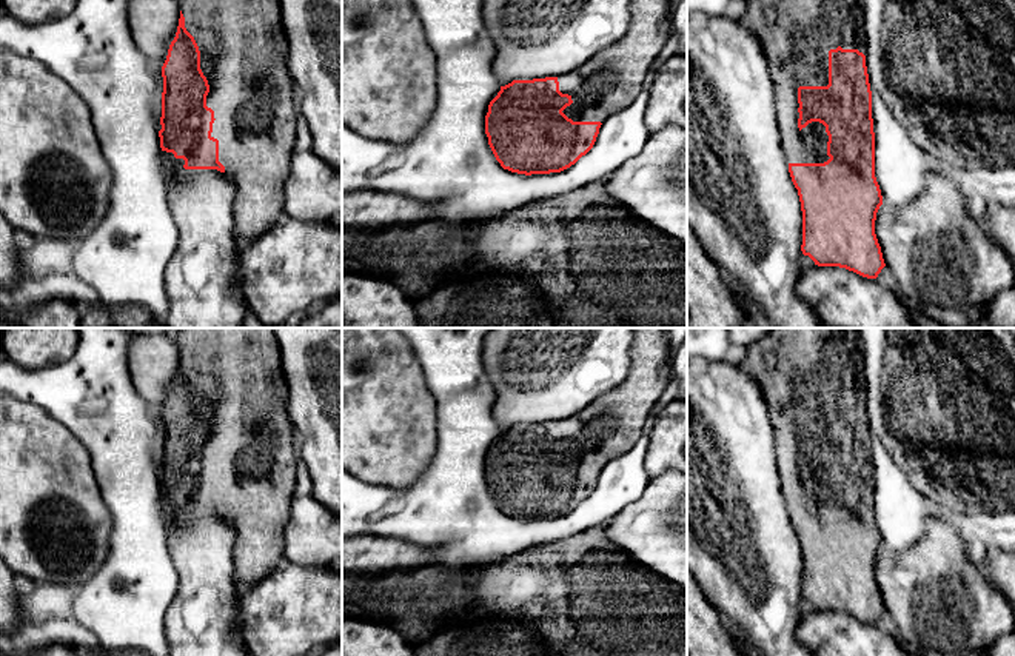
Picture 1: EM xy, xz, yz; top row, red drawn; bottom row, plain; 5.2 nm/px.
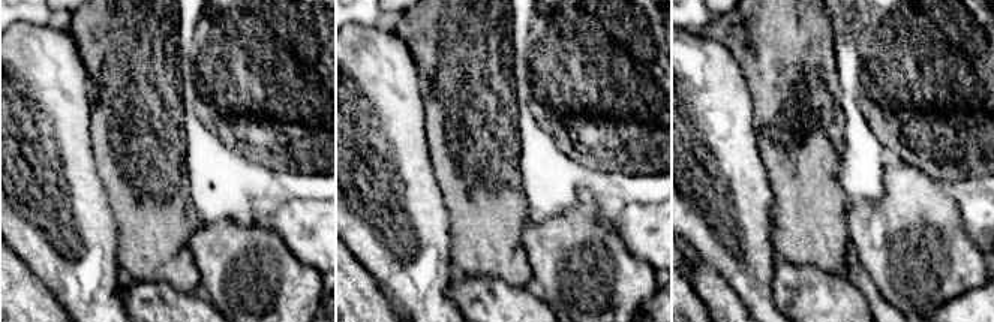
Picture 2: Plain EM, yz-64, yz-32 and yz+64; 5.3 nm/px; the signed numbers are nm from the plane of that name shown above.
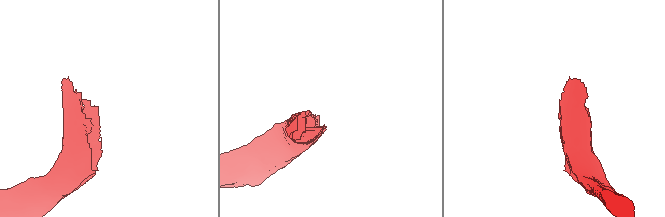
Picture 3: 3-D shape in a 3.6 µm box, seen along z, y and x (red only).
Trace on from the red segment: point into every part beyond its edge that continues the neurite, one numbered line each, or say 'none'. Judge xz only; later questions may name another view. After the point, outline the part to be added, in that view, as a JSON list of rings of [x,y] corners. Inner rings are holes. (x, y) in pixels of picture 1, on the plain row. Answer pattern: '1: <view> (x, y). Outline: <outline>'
1: xz (610, 425). Outline: [[[665,328],[631,330],[625,380],[579,414],[558,420],[559,436],[573,445],[562,457],[573,467],[602,468],[631,450],[672,382],[672,350]]]

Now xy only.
1: xy (237, 373). Outline: [[[182,328],[176,337],[185,373],[200,396],[200,414],[208,425],[206,451],[214,456],[211,482],[219,485],[219,507],[236,530],[234,581],[237,590],[268,576],[283,559],[285,528],[296,491],[297,464],[294,425],[288,414],[288,390],[280,366],[280,348],[273,328]]]

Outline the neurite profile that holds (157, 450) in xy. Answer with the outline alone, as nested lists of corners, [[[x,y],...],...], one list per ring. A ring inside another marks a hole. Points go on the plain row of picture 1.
[[[132,334],[128,366],[136,391],[145,399],[159,425],[159,440],[152,450],[157,474],[162,474],[162,411],[176,382],[180,351],[174,339],[163,334]]]

